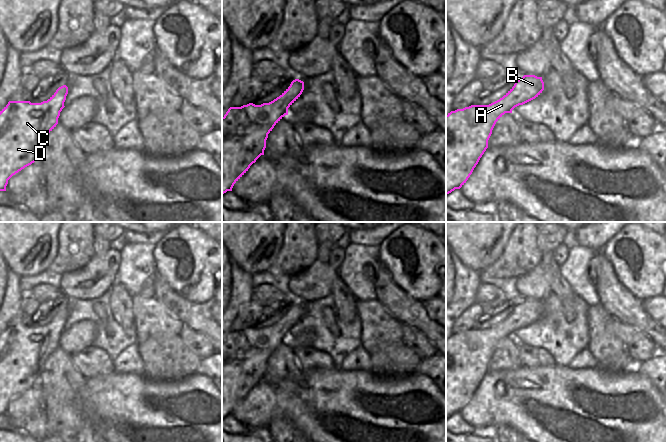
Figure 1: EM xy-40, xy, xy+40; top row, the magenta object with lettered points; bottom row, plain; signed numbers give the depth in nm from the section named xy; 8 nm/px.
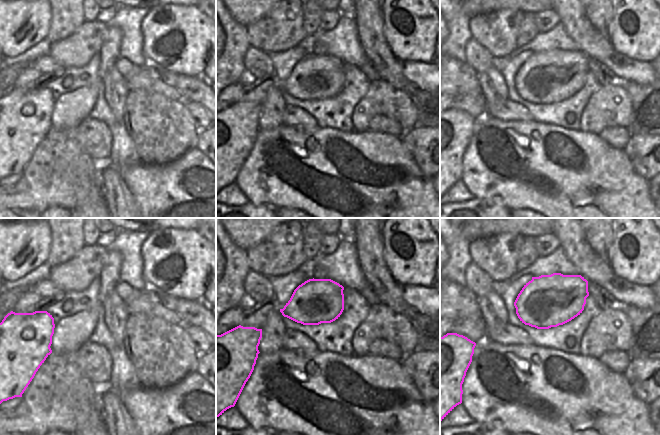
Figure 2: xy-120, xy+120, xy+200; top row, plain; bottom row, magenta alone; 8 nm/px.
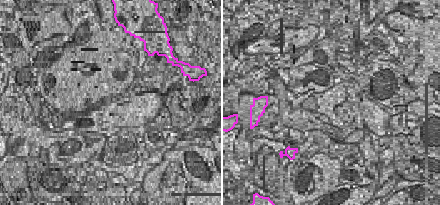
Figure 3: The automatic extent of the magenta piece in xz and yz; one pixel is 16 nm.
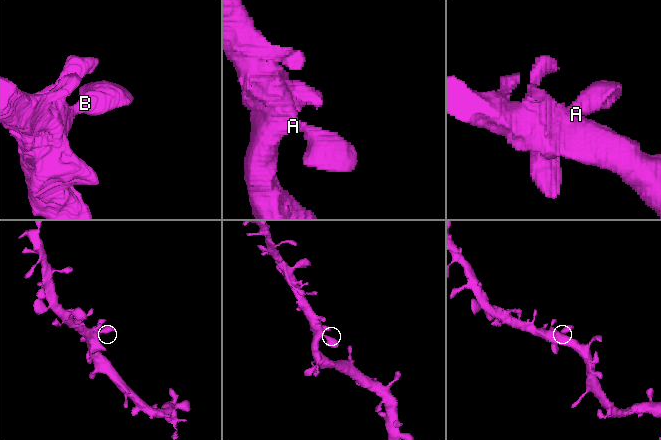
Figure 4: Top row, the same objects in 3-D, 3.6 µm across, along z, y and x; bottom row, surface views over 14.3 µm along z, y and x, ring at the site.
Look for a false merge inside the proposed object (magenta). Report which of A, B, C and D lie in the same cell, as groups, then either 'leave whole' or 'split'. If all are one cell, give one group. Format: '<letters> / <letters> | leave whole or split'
A B C D | leave whole

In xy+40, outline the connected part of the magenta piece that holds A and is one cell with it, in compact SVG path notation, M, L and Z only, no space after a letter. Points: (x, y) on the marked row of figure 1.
M524 75L499 100L489 105L471 105L451 111L446 115L446 195L460 189L472 174L488 148L488 140L496 122L505 114L536 97L544 90L542 77Z

